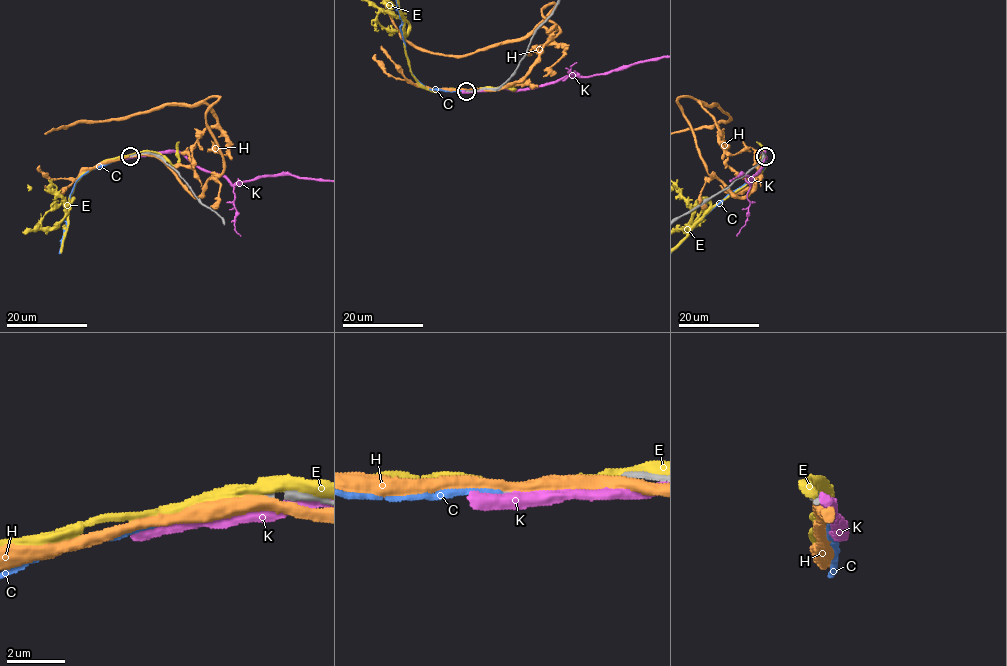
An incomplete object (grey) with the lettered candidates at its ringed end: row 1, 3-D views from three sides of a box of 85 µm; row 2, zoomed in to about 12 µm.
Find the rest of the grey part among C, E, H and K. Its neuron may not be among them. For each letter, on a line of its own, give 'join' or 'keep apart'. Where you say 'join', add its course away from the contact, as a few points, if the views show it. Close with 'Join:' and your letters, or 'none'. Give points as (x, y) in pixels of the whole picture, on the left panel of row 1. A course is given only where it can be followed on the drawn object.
C: join
E: keep apart
H: keep apart
K: keep apart
Join: C

